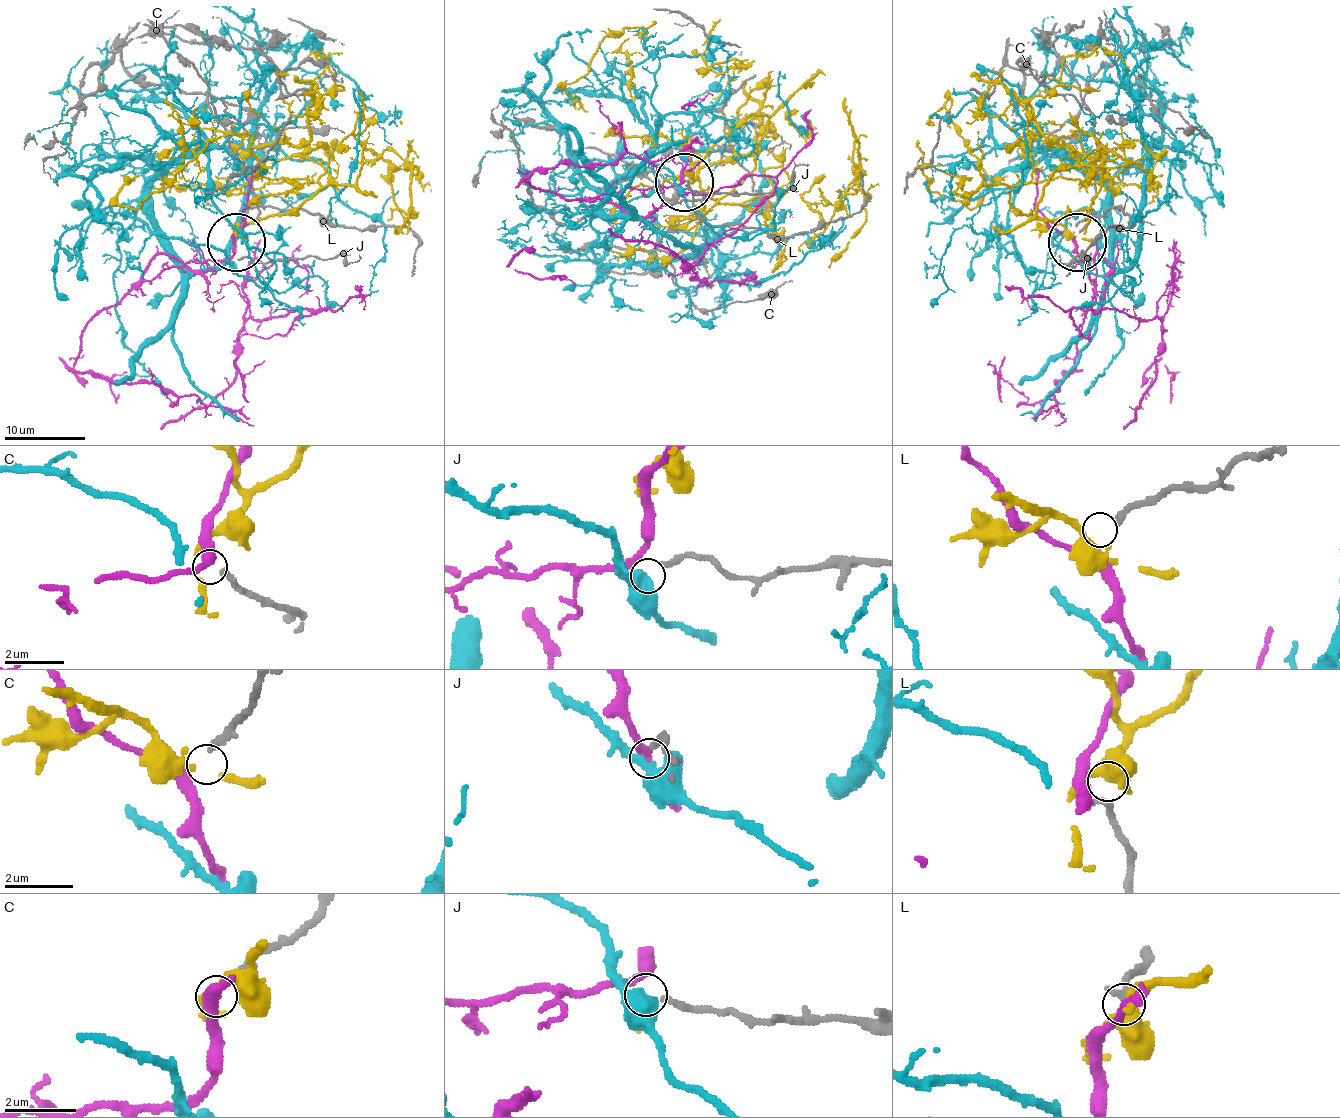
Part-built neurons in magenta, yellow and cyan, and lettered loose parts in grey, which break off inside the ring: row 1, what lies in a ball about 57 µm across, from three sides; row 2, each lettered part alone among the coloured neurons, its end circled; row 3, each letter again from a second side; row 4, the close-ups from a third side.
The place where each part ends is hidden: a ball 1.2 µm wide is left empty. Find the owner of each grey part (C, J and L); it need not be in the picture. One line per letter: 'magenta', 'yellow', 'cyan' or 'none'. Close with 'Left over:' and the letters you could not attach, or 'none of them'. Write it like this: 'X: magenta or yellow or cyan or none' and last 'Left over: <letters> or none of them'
C: none
J: cyan
L: yellow
Left over: C

